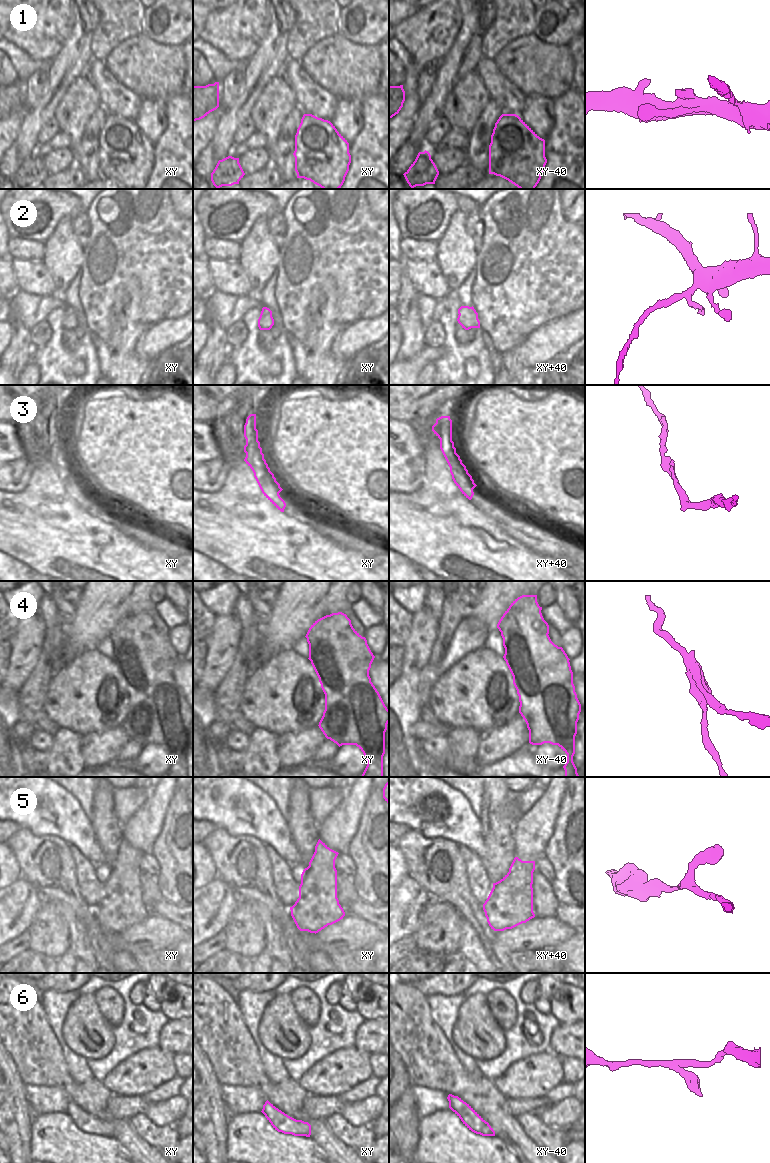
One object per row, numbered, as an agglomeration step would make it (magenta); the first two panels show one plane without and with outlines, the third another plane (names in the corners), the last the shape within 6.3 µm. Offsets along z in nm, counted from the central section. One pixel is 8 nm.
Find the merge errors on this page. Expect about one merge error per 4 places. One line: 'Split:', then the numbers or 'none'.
Split: 2, 4

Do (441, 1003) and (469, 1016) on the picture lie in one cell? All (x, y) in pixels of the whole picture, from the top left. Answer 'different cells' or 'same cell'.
different cells

